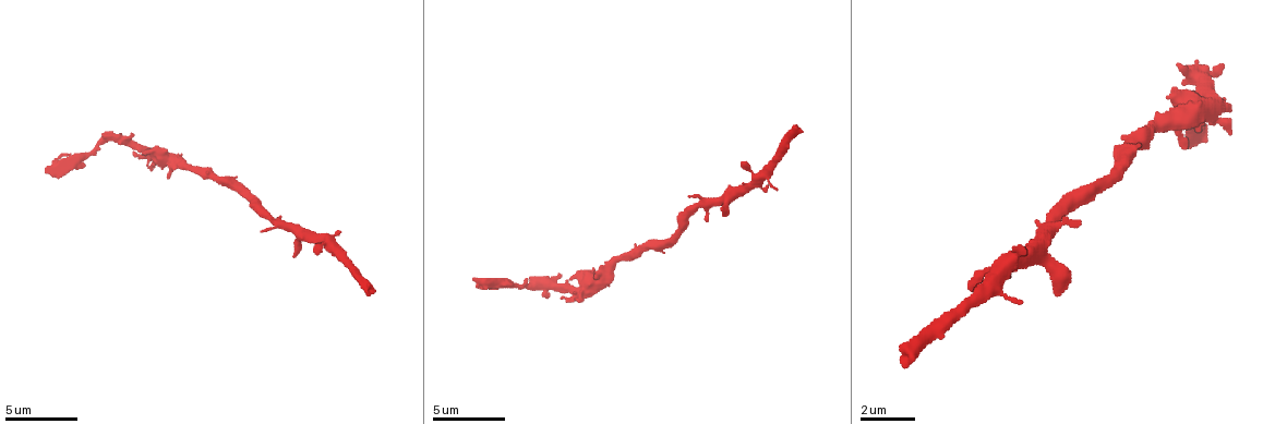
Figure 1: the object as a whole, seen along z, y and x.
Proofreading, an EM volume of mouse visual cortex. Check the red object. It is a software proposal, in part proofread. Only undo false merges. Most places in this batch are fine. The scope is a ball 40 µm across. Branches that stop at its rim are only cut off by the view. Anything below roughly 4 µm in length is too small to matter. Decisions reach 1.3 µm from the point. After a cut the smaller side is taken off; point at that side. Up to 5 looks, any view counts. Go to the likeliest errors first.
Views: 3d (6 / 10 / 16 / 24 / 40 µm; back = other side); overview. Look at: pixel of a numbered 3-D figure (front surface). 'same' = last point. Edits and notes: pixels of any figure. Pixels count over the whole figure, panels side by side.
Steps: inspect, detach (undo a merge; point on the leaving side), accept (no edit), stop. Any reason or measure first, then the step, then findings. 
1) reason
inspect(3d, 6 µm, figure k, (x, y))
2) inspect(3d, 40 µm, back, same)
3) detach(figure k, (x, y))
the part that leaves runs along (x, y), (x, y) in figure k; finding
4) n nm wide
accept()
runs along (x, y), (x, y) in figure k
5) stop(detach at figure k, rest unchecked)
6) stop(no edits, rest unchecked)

narrows sharply
inspect(3d, 6 µm, figure 1, (570, 279))

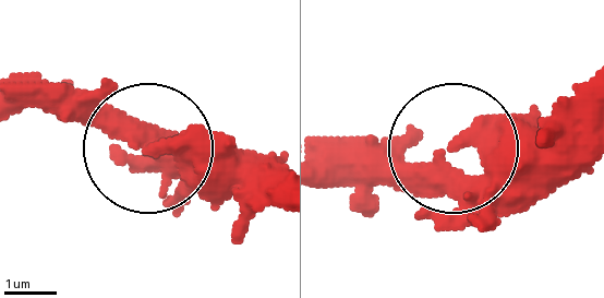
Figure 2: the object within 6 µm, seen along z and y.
accept()
one neuron here

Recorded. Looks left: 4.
inspect(3d, 10 µm, figure 1, (656, 245))

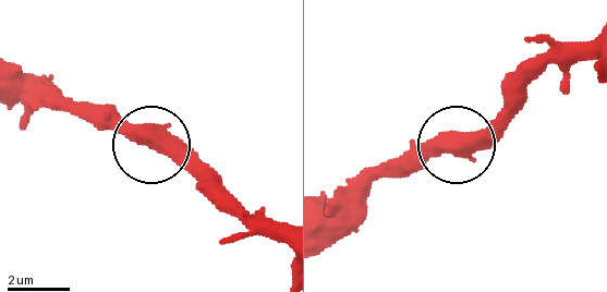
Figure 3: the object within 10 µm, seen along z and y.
accept()
runs along (464, 149), (517, 98) in figure 3; continuous, no second neuron

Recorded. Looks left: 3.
thin neck
inspect(3d, 10 µm, figure 1, (1042, 239))

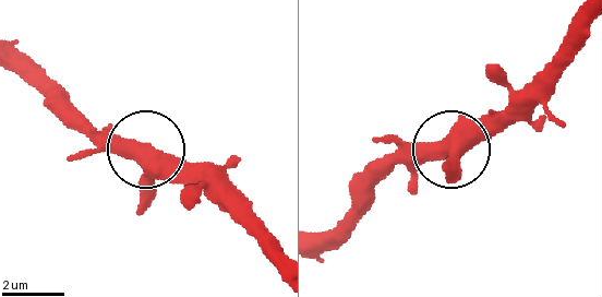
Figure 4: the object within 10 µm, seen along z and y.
inspect(3d, 6 µm, figure 4, (144, 146))

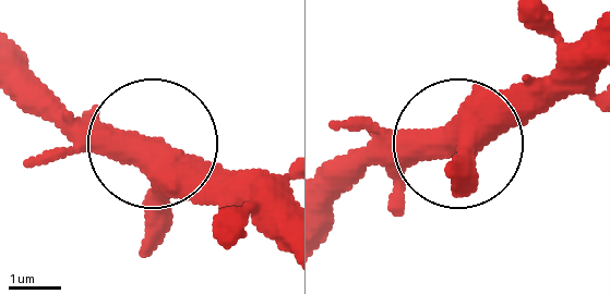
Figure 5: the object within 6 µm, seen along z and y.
accept()
all the same neuron

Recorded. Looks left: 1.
stop(no edits, rest unchecked)

